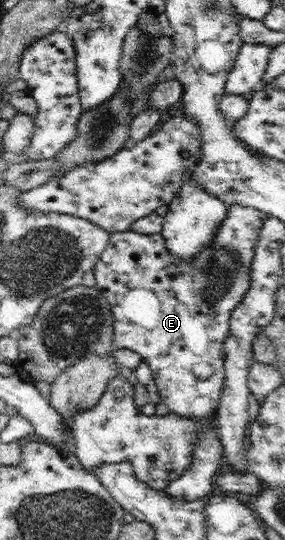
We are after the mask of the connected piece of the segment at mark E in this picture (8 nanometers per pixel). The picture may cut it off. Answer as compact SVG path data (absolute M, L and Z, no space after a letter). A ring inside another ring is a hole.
M231 204L228 206L227 216L225 220L219 226L219 230L217 230L217 234L215 234L215 238L213 238L213 242L207 246L207 248L203 248L201 252L199 252L199 256L195 256L193 258L193 262L184 262L184 260L180 260L174 254L171 254L170 250L167 250L167 247L164 245L164 238L162 233L138 233L133 230L127 230L123 232L109 233L109 240L105 250L101 253L99 260L94 264L94 276L96 280L95 290L103 293L103 297L107 298L109 305L111 305L111 310L114 316L114 335L113 340L116 344L116 348L127 348L129 350L133 350L133 352L138 352L142 358L147 361L147 364L151 367L151 373L153 373L153 379L155 379L155 385L157 385L157 390L161 395L162 402L167 404L171 413L178 414L183 418L194 418L198 424L198 429L196 430L196 436L194 438L194 448L192 450L192 459L188 469L182 474L181 477L176 478L174 481L171 481L165 491L173 498L180 500L180 502L195 502L195 500L201 498L203 496L207 496L211 493L211 486L213 486L213 476L218 471L225 469L225 463L223 461L223 443L221 443L221 439L219 438L218 425L213 423L213 414L216 414L219 406L219 398L221 398L221 392L223 390L224 382L225 382L225 371L224 371L224 355L223 355L223 345L225 339L228 337L230 331L230 316L235 308L239 307L243 298L245 298L245 294L250 285L250 274L252 269L252 262L254 259L254 248L262 227L264 220L267 220L269 214L264 213L263 211L253 210L250 206L241 206L239 204ZM197 362L211 362L213 364L213 370L215 370L215 374L209 378L209 380L199 380L195 374L193 374L193 366L197 364Z

